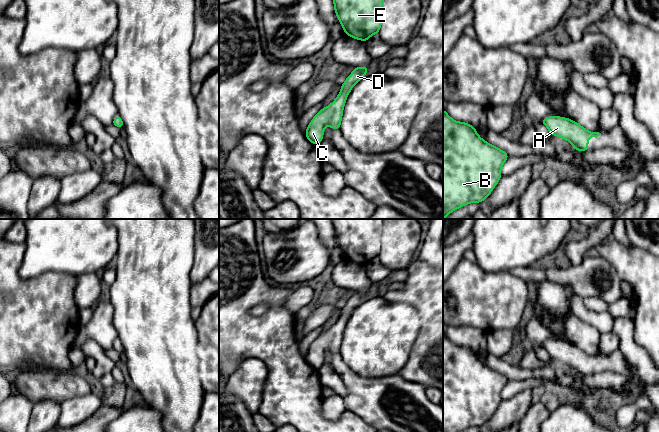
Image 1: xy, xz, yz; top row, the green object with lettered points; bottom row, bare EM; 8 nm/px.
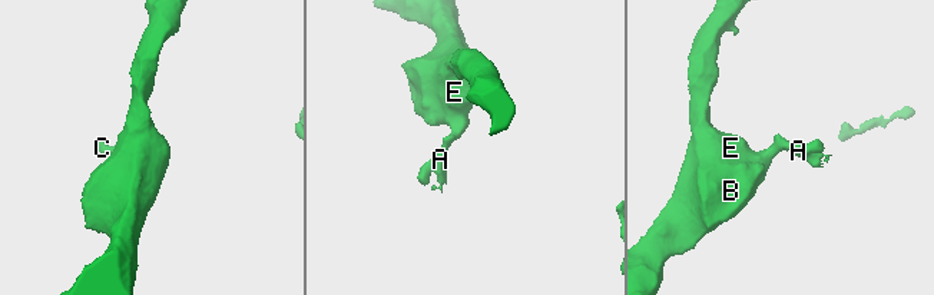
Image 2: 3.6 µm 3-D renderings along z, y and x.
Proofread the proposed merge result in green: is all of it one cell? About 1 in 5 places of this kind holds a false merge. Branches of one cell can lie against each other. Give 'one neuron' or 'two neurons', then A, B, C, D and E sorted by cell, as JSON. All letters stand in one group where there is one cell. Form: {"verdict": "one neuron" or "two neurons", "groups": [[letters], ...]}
{"verdict": "one neuron", "groups": [["A", "B", "C", "D", "E"]]}

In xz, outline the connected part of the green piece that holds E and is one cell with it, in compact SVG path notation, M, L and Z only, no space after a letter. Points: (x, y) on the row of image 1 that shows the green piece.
M333 0L337 18L348 36L367 41L382 25L384 0Z

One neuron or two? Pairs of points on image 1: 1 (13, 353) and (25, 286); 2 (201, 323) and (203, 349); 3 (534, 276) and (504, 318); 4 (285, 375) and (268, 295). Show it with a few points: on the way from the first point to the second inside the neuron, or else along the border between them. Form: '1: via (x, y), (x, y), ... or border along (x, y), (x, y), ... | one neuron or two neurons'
1: via (13, 336), (13, 324), (25, 312), (25, 303) | one neuron
2: via (204, 329), (204, 343) | one neuron
3: border along (508, 271), (526, 281) | two neurons
4: via (281, 355), (276, 346), (276, 315) | one neuron

